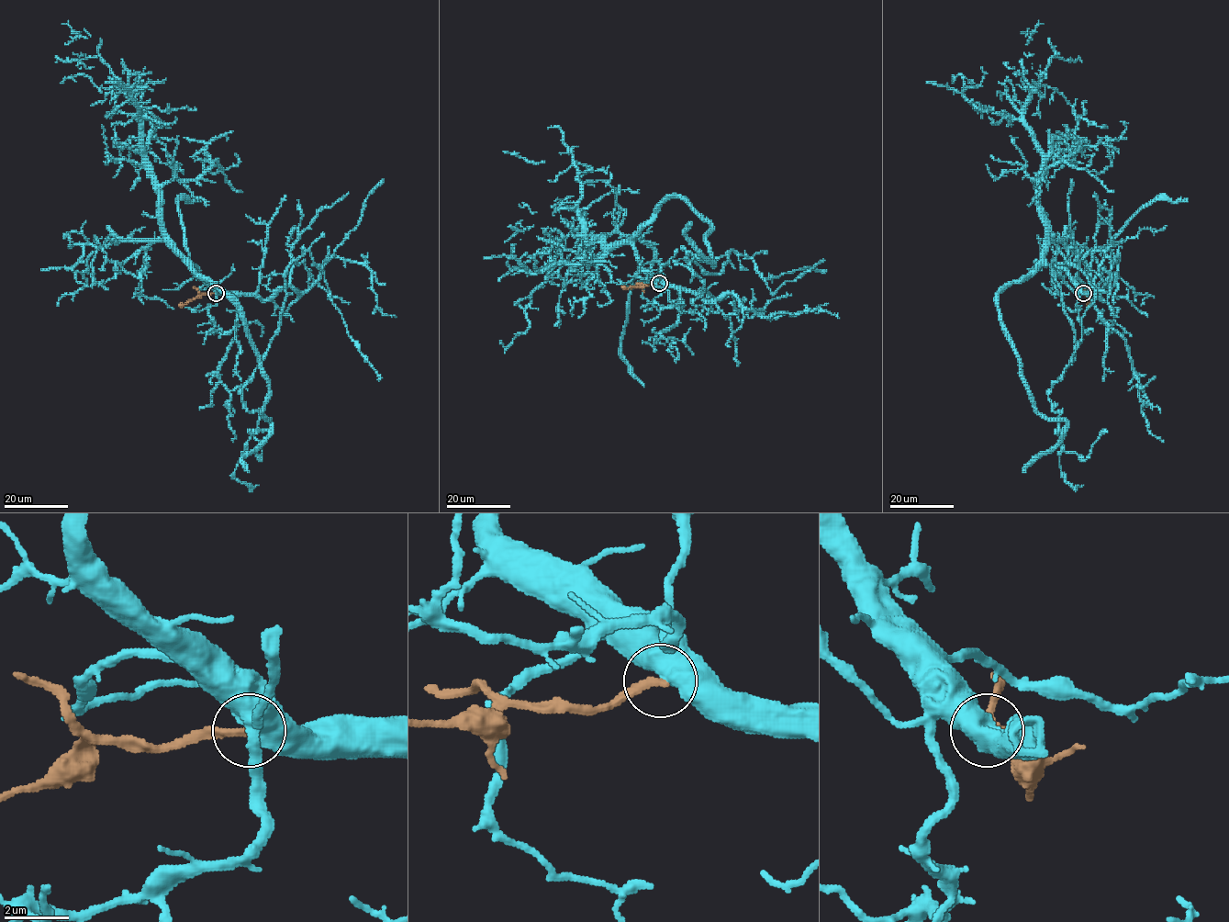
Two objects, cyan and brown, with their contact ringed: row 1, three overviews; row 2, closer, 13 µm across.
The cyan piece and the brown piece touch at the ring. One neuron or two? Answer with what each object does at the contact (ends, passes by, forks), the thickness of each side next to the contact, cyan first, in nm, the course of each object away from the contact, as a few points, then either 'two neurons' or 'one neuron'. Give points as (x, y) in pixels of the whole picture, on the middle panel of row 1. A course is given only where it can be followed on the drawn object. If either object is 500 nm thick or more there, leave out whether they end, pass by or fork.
850/280 nm | cyan via (659, 282), (633, 238), (672, 196), (708, 275), (734, 250), (772, 294), (823, 260) | brown via (659, 282), (624, 287), (621, 286) | two neurons

